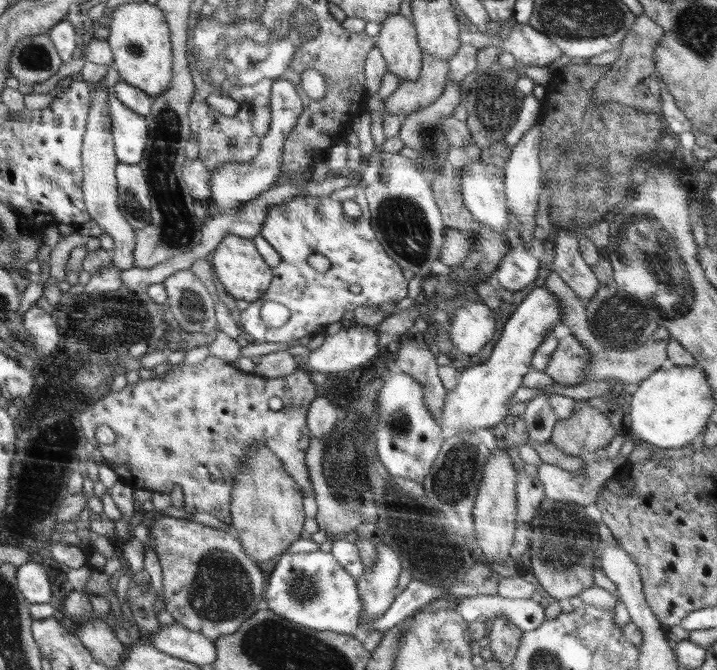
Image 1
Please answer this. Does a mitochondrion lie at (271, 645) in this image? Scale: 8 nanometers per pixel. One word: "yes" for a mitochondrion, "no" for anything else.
yes

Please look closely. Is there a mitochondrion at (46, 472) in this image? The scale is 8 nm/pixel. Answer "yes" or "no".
yes

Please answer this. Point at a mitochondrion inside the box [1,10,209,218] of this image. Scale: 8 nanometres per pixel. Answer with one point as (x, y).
(33, 56)

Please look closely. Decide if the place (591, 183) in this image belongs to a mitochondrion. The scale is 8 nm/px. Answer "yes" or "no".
yes

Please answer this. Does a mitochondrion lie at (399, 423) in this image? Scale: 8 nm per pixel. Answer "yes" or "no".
yes

